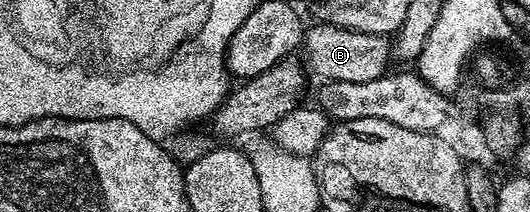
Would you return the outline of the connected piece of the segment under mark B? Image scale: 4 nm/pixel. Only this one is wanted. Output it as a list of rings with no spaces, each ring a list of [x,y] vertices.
[[[321,22],[314,24],[305,31],[302,43],[302,54],[306,56],[304,62],[312,74],[314,72],[326,82],[367,82],[387,73],[392,56],[392,44],[387,35],[350,31]]]

